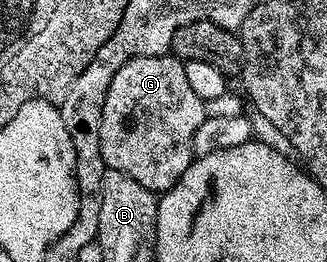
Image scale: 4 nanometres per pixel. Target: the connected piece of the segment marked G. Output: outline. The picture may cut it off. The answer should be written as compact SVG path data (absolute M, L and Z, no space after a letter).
M172 53L157 55L156 57L135 55L133 59L127 61L118 70L116 77L112 77L112 81L110 82L110 88L106 94L104 109L100 117L100 153L104 157L109 170L119 171L136 181L140 181L140 185L144 185L144 189L148 189L149 191L155 193L167 191L168 189L172 189L172 185L176 185L176 181L190 168L191 163L194 162L196 156L194 146L192 145L192 137L196 137L196 129L200 129L200 125L206 120L206 117L206 100L199 97L196 89L192 89L192 85L188 85L188 73L186 72L186 63L183 60L178 59Z

